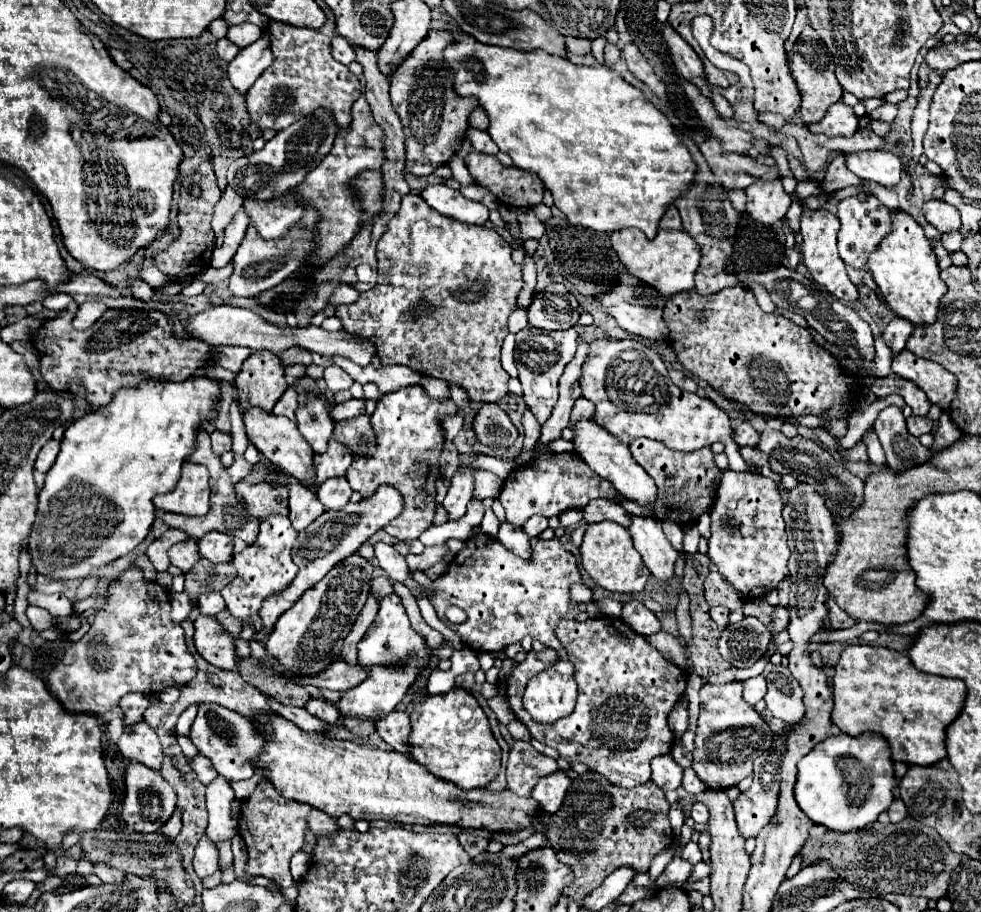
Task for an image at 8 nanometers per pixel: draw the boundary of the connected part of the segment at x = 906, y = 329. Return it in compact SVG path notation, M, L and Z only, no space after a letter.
M894 316L892 322L884 328L882 336L890 344L892 352L896 354L896 352L900 352L900 350L906 348L906 340L908 340L910 332L912 332L912 324L908 320L900 318L900 316Z

